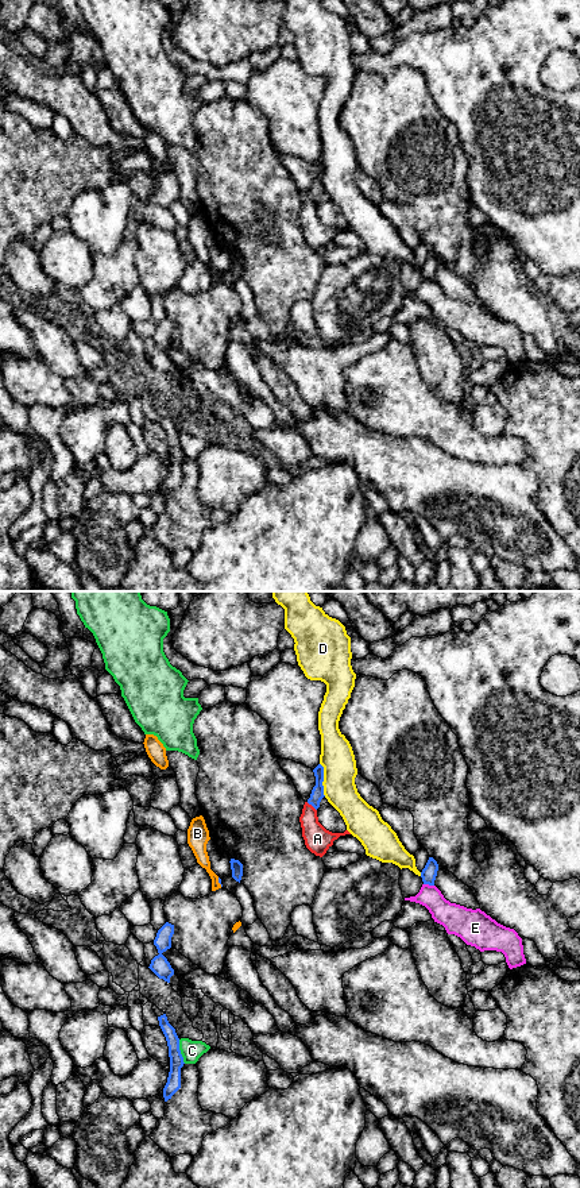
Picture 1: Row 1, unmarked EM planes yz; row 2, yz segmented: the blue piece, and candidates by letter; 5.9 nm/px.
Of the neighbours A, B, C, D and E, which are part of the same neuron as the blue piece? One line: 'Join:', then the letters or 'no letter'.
Join: no letter

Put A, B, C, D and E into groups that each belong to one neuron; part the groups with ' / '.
A / B / C / D / E

